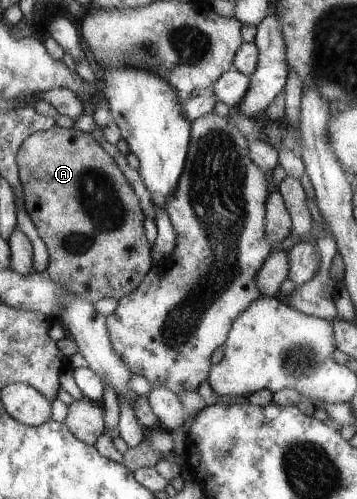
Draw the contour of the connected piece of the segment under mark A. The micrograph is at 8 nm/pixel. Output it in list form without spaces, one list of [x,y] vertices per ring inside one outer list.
[[[55,125],[49,130],[38,131],[28,136],[28,138],[22,142],[22,146],[20,146],[16,154],[16,162],[20,184],[22,184],[25,211],[30,216],[30,219],[32,219],[38,235],[40,235],[40,239],[42,239],[46,245],[48,254],[50,254],[46,275],[55,283],[62,284],[64,288],[72,290],[74,294],[78,294],[78,296],[82,296],[84,300],[90,300],[92,303],[96,303],[98,300],[102,300],[102,298],[116,298],[116,300],[120,300],[124,296],[128,296],[130,292],[134,292],[134,290],[140,286],[141,281],[144,280],[144,276],[147,276],[148,272],[152,269],[151,248],[145,236],[145,216],[142,208],[140,208],[139,197],[136,196],[136,192],[128,180],[126,180],[126,177],[122,174],[122,170],[117,166],[112,156],[103,150],[102,146],[92,138],[92,135],[76,130],[74,127],[66,129]]]

